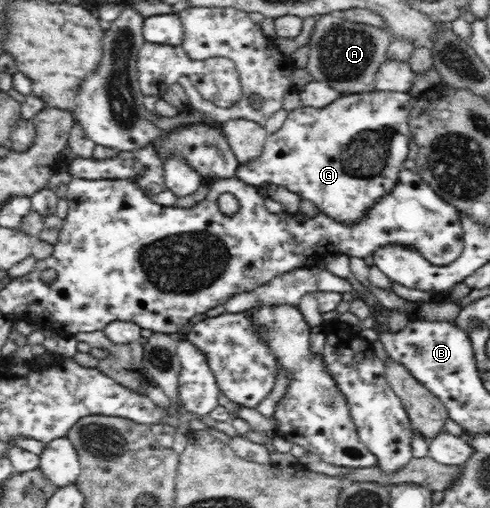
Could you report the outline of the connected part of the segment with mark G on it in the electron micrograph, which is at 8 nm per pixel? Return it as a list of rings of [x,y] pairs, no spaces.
[[[374,89],[341,95],[322,109],[306,106],[295,108],[288,112],[282,127],[266,138],[262,153],[255,160],[237,167],[235,177],[248,185],[265,186],[272,183],[285,187],[301,199],[312,201],[321,213],[336,222],[358,222],[378,199],[392,193],[394,185],[398,183],[398,175],[408,157],[410,101],[414,101],[414,96],[409,93]]]

